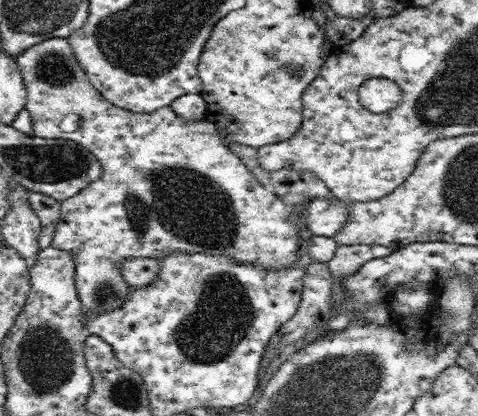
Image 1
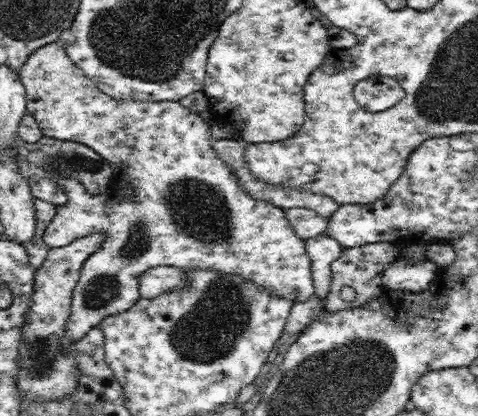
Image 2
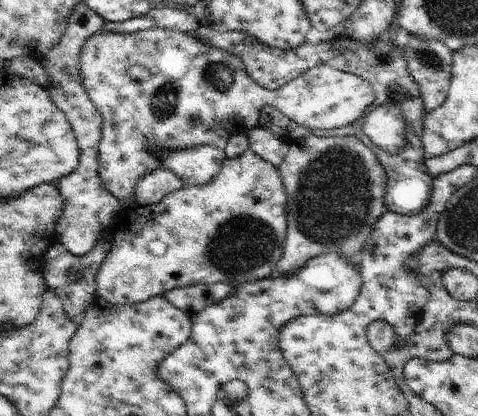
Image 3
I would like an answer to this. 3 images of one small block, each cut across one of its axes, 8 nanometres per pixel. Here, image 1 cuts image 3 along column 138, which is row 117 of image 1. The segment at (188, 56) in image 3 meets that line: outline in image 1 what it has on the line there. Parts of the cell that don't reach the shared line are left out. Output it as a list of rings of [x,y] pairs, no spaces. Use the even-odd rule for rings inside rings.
[[[52,38],[46,42],[40,42],[36,46],[32,46],[30,50],[24,50],[24,54],[20,54],[18,58],[18,68],[22,72],[26,90],[28,90],[28,102],[26,108],[32,114],[32,134],[38,138],[48,138],[48,140],[74,140],[78,144],[82,144],[84,148],[88,148],[102,164],[102,176],[100,180],[92,182],[88,188],[80,190],[80,194],[68,198],[62,202],[62,220],[56,228],[54,234],[54,242],[52,246],[58,250],[70,250],[74,254],[74,264],[76,264],[76,290],[78,290],[78,300],[82,306],[82,322],[88,322],[90,314],[108,314],[112,310],[120,310],[126,302],[126,298],[130,296],[132,288],[126,282],[126,278],[122,278],[120,274],[120,264],[134,260],[134,258],[164,258],[164,256],[172,256],[172,254],[212,254],[212,256],[226,256],[232,258],[234,262],[238,262],[240,266],[256,266],[256,268],[264,268],[264,270],[288,270],[288,266],[292,266],[294,262],[298,262],[298,254],[300,254],[300,232],[298,226],[294,224],[294,214],[290,208],[286,208],[286,204],[280,200],[280,196],[274,194],[274,190],[262,186],[258,182],[258,178],[254,178],[254,174],[248,170],[248,166],[244,166],[244,162],[222,142],[220,134],[218,134],[218,126],[208,122],[208,120],[184,120],[180,114],[176,114],[172,110],[172,106],[164,106],[156,112],[144,114],[144,112],[130,112],[124,108],[118,108],[116,104],[108,102],[102,92],[98,92],[98,88],[92,86],[90,78],[86,76],[84,68],[80,66],[80,62],[76,60],[68,38]]]

